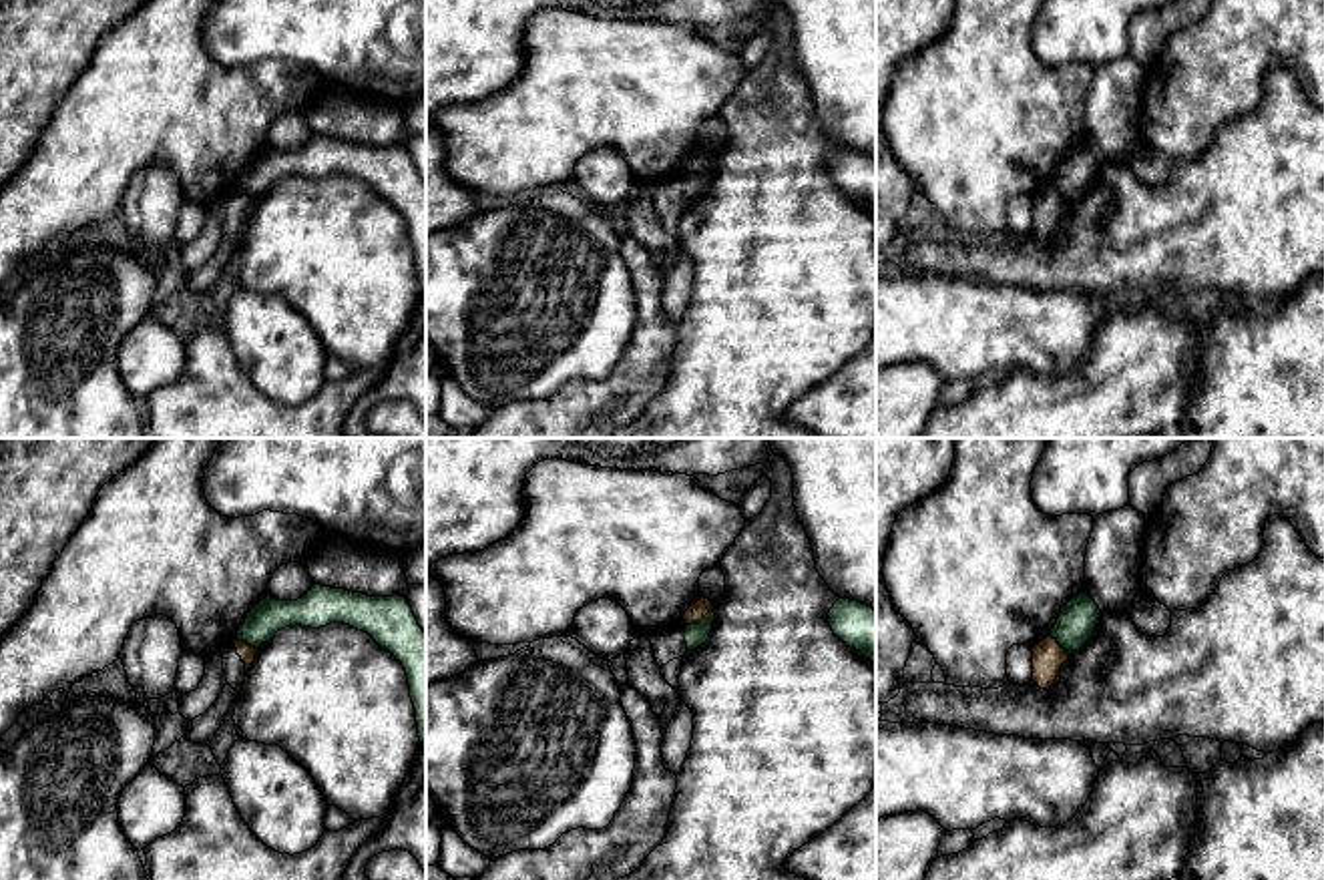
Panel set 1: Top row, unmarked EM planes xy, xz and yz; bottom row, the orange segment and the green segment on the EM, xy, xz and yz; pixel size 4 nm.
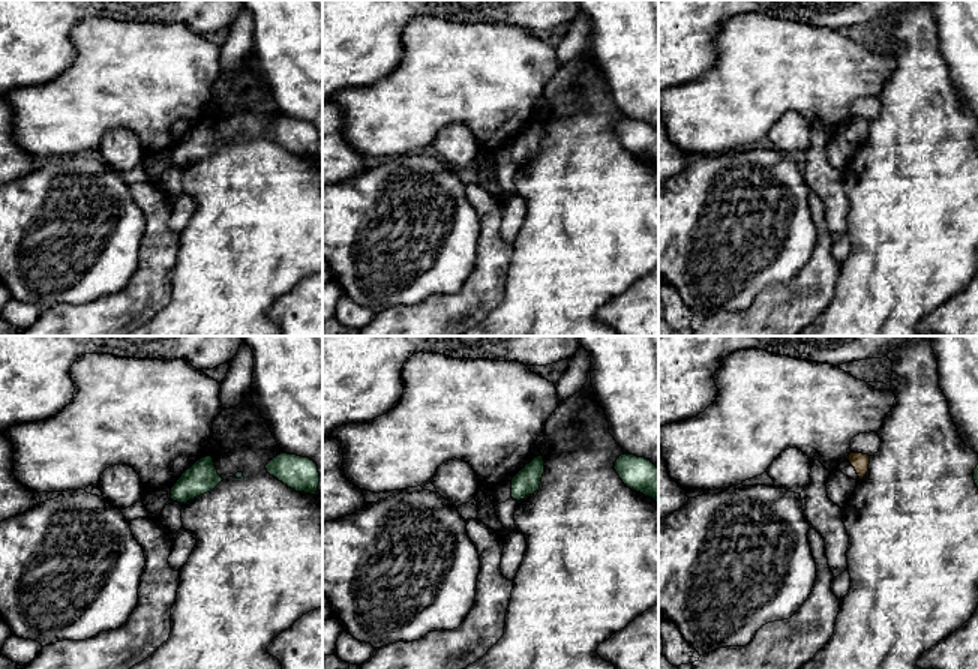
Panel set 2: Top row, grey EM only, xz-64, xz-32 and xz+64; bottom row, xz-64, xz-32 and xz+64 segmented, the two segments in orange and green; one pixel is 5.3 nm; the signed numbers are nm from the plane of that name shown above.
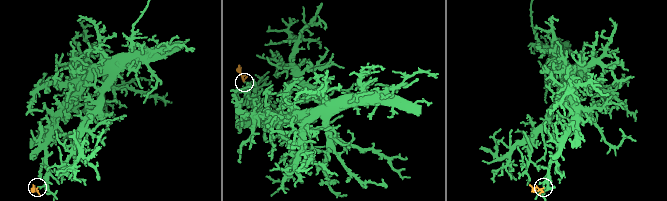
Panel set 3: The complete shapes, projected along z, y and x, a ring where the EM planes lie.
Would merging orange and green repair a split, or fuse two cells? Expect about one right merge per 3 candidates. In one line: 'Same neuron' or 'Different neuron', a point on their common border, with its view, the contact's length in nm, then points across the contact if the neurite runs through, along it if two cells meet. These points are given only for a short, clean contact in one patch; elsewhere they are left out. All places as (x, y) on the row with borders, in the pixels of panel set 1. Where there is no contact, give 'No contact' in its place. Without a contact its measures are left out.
Different neuron. Touches orange at xz (700, 619). Shared border 130 nm. Boundary: xz (712, 607), (688, 625)

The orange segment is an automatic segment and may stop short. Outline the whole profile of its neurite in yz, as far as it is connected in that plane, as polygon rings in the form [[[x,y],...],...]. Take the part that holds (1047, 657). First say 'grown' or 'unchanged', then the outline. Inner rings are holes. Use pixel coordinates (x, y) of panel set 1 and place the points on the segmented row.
unchanged | [[[1047,637],[1045,641],[1033,647],[1033,681],[1041,689],[1049,689],[1067,659],[1069,653],[1057,643],[1057,639]]]

